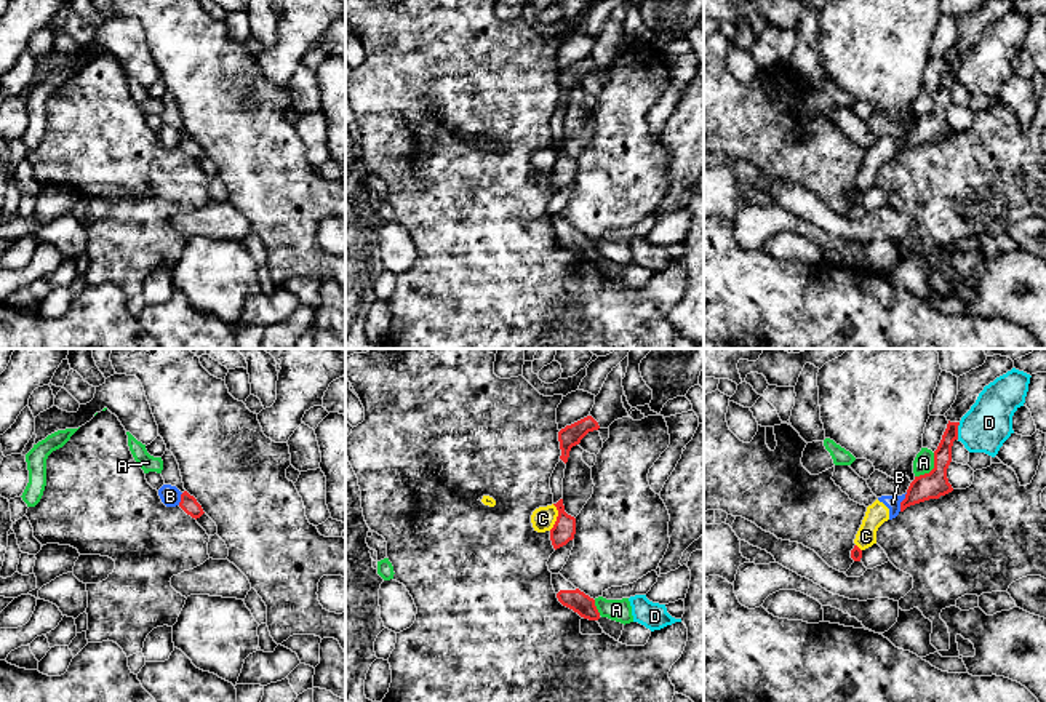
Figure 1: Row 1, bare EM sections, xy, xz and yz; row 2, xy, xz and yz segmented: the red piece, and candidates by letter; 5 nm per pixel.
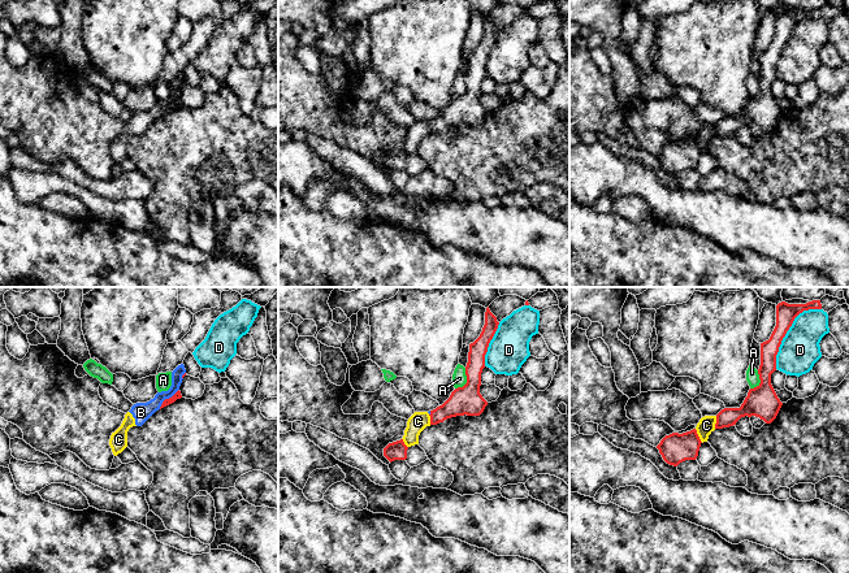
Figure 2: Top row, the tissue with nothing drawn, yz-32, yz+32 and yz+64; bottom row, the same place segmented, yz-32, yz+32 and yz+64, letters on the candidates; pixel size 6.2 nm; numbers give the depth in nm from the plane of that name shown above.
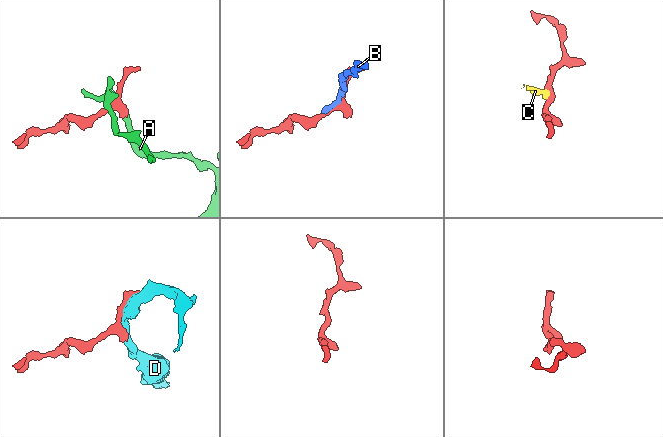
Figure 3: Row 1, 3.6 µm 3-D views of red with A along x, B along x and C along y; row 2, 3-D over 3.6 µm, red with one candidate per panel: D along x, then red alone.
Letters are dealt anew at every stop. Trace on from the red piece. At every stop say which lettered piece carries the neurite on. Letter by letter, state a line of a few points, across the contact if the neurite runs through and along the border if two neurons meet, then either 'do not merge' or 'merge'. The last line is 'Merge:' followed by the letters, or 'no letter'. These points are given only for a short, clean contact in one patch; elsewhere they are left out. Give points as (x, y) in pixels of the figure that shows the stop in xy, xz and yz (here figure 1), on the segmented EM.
A: do not merge
B: line yz (907, 493), (899, 510); do not merge
C: line xz (554, 504), (557, 520), (549, 530); do not merge
D: line yz (960, 422), (957, 438); do not merge
Merge: no letter

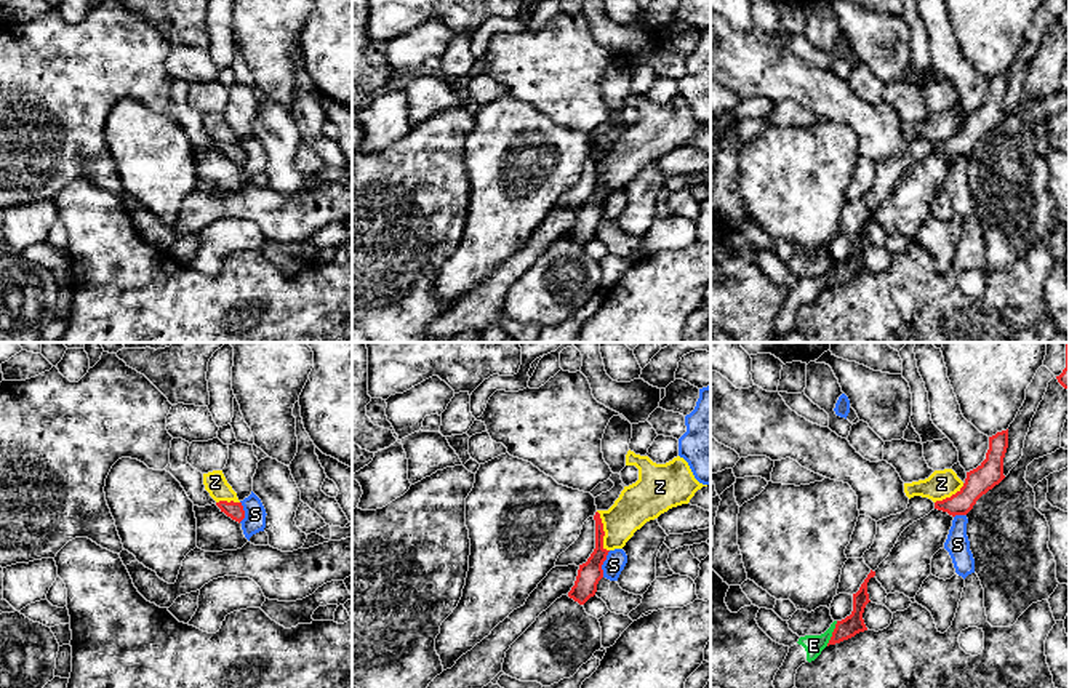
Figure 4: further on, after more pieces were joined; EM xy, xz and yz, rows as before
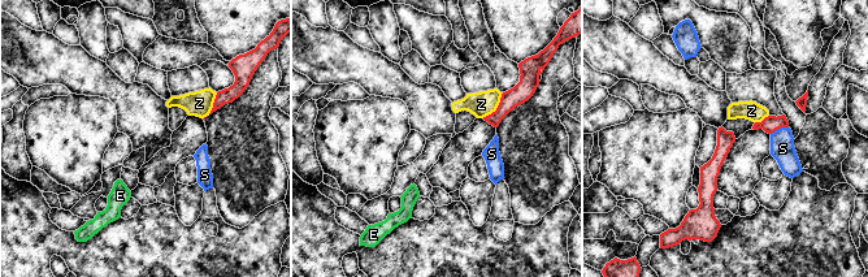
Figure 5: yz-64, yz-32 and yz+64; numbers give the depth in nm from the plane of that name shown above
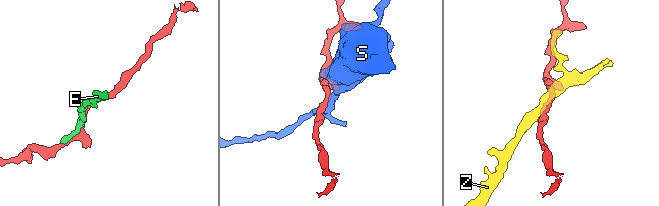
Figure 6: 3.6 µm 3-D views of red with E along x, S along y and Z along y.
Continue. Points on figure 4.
E: line yz (837, 621), (826, 645); do not merge
S: line xz (610, 551), (602, 565), (602, 576); do not merge
Z: line xz (597, 511), (602, 520), (604, 546), (608, 551); do not merge
Merge: no letter

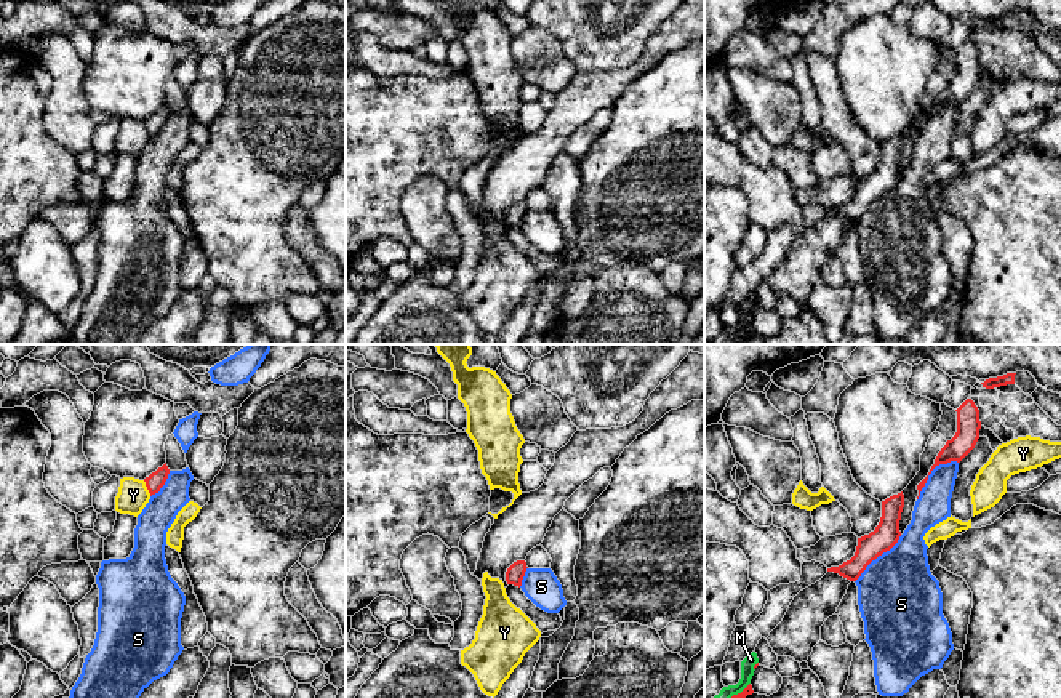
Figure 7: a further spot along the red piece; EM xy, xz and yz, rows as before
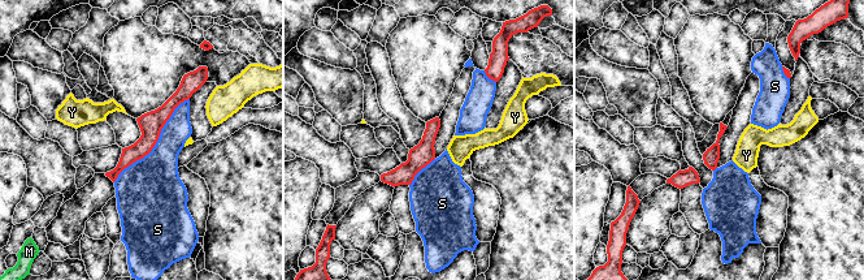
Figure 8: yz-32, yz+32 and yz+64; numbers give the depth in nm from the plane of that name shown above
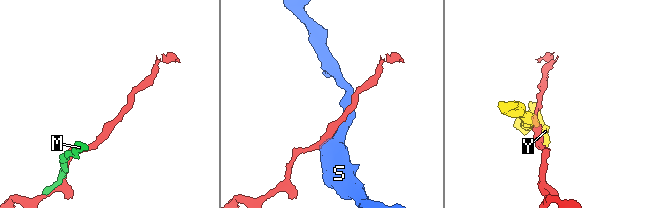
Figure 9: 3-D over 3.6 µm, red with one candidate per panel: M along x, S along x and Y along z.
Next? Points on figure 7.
M: line yz (749, 682), (730, 697); do not merge
S: do not merge
Y: line xy (143, 481), (151, 495); do not merge
Merge: no letter

